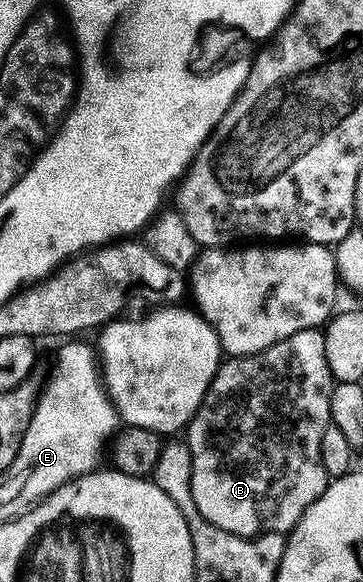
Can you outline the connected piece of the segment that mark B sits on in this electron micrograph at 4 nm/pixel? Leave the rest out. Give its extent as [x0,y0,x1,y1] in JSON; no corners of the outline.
[185,328,332,538]

